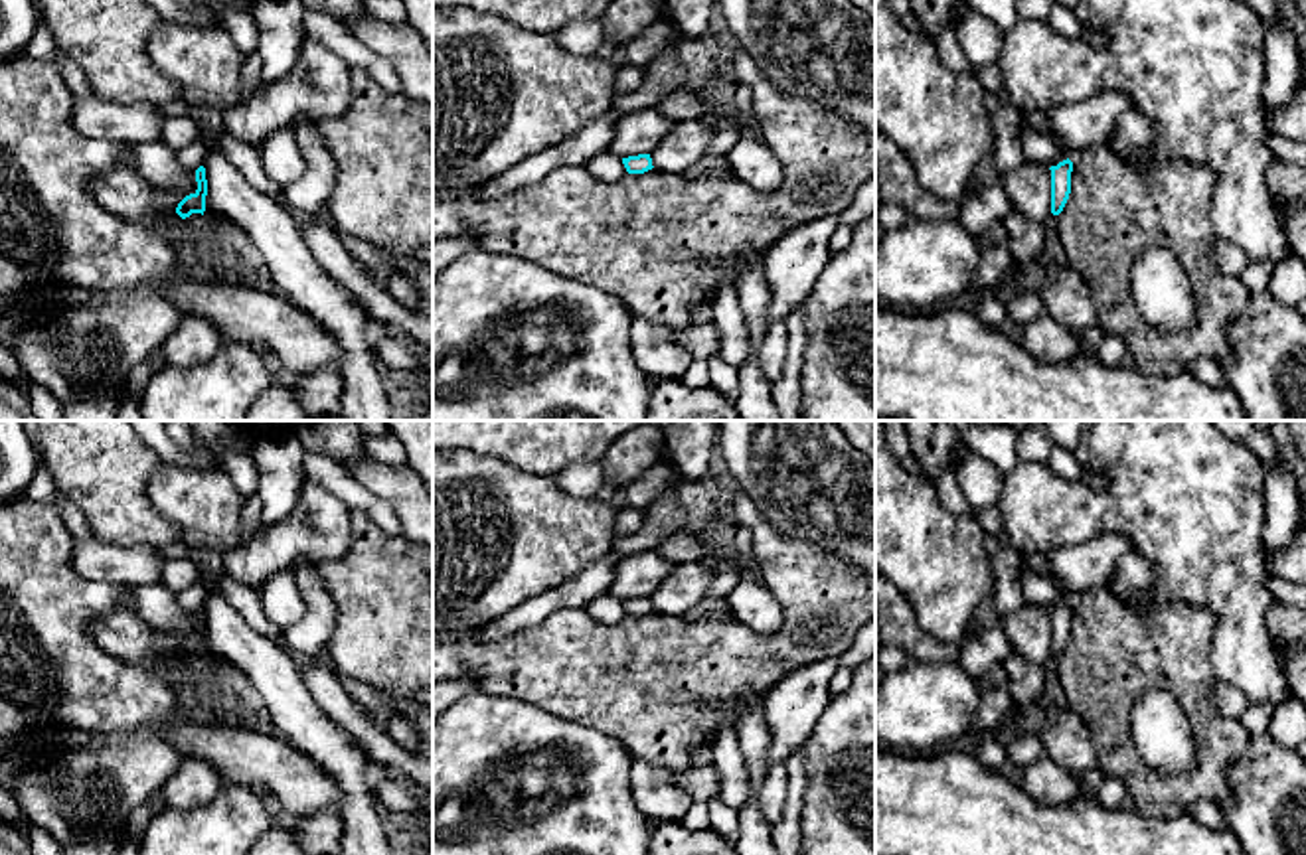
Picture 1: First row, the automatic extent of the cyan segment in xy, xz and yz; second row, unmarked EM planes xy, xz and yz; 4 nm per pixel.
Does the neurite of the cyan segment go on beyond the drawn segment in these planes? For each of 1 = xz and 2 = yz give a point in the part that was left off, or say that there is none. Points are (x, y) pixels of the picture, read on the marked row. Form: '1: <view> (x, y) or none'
1: none
2: none

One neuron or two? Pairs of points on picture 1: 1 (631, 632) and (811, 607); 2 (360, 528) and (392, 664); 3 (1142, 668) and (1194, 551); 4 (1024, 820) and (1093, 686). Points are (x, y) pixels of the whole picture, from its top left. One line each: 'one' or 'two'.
1: one
2: one
3: two
4: two

